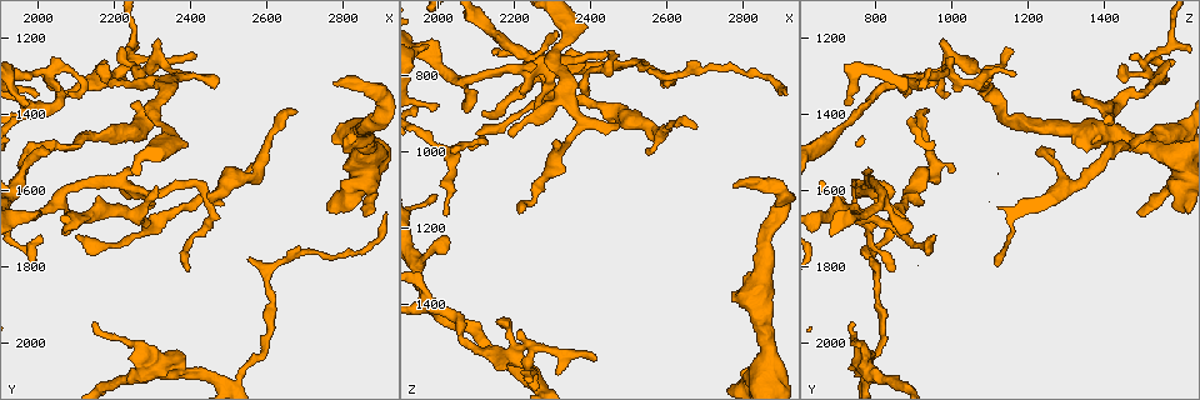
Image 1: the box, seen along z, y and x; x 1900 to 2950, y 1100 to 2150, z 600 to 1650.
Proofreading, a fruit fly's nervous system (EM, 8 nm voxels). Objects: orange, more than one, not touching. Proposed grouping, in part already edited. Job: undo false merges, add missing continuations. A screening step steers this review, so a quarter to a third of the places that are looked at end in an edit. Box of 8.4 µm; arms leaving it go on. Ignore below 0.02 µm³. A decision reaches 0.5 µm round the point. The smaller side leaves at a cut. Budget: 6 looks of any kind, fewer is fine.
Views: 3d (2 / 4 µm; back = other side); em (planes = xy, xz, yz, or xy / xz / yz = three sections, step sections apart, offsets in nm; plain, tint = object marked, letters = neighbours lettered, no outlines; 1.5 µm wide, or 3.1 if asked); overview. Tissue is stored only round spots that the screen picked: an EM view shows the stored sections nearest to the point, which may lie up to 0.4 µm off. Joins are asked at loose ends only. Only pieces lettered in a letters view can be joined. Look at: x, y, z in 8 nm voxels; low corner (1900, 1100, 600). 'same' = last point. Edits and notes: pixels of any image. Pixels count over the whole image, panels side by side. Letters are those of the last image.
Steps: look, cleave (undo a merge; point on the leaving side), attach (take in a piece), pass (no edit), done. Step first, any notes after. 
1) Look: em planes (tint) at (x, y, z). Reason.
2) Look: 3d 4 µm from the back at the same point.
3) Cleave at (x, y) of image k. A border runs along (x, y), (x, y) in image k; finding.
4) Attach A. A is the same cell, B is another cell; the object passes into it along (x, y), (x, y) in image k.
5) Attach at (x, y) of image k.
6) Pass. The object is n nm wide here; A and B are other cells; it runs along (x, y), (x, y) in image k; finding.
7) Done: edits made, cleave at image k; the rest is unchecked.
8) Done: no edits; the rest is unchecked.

Look: em yz step 4 (letters) at (2775, 1325, 1095). End of a long branch.

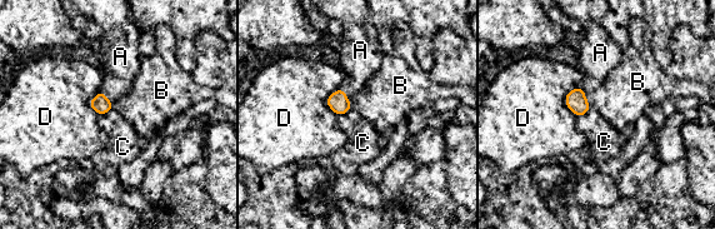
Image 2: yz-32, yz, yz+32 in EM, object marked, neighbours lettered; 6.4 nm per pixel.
Look: em planes (letters) at the same point.

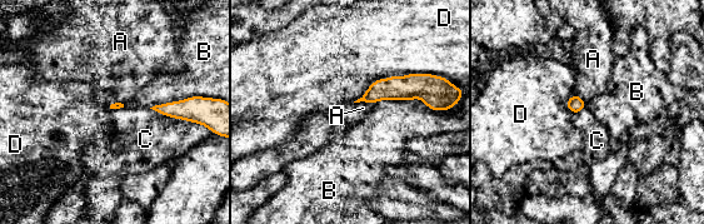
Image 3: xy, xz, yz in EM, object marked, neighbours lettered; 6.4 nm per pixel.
Attach A. The longest contact is with D, 500 nm; A is the same cell, B, C and D are other cells; the neuron continues.

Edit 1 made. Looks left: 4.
Look: 3d 4 µm at (2420, 1255, 1550). Thin end.

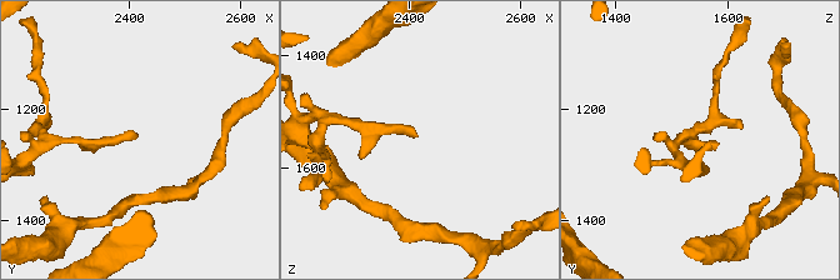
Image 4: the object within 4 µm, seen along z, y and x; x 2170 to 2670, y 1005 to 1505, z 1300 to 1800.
Look: em planes (letters) at (2415, 1250, 1545).

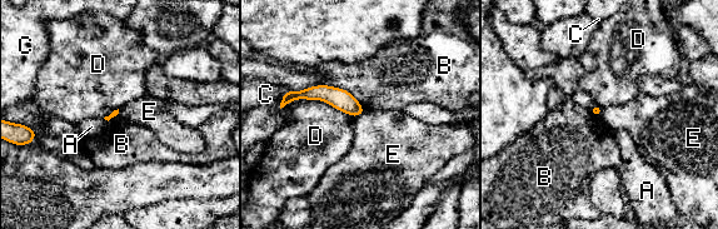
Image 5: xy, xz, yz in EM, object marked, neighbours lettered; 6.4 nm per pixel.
Pass. A, B, C, D and E are other cells; no lettered piece goes on from it.

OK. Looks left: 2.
Look: overview.

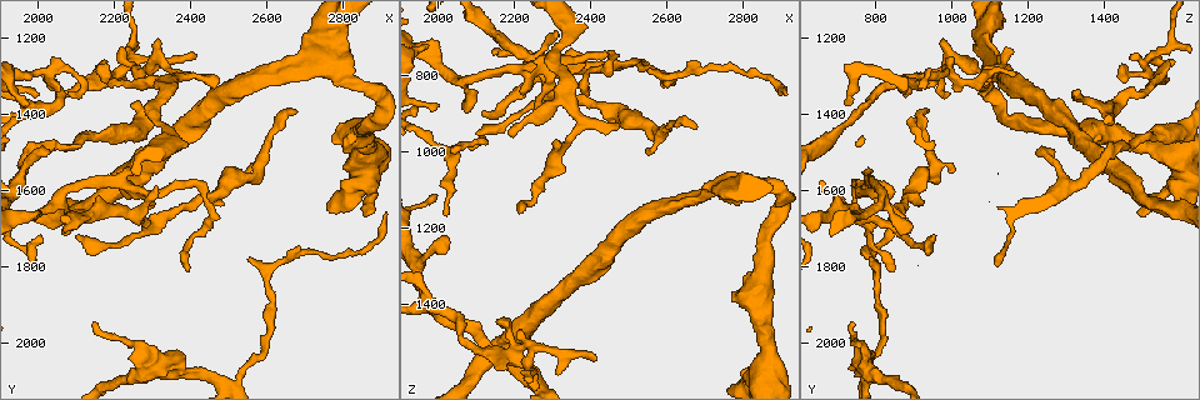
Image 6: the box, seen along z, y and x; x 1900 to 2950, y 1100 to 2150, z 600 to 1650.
Look: em planes (letters) at (2080, 1345, 980). Thin end.

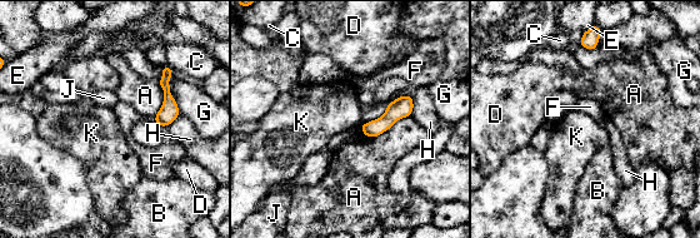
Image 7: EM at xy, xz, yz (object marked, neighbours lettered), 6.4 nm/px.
Pass. A, B, C, D, E, F, G, H, J and K are other cells; none of them fits.

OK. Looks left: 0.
Done: edits made, attach at image 3; the rest is unchecked.

